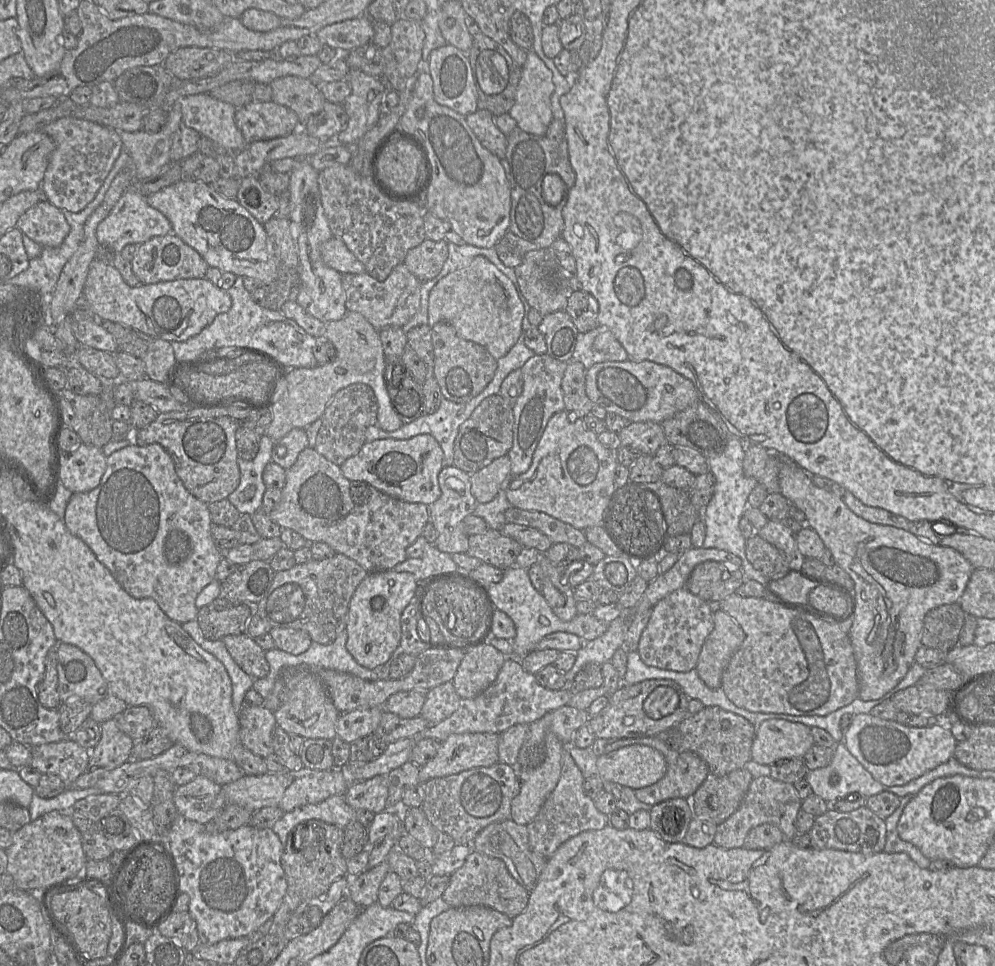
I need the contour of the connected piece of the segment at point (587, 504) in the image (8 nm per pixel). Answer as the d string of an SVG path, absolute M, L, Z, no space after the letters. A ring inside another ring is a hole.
M562 410L549 419L534 451L529 469L519 475L511 475L503 488L510 506L543 512L577 529L584 530L591 526L602 525L604 511L616 490L617 465L615 451L603 445L598 435L586 427L582 418L573 417L566 410Z

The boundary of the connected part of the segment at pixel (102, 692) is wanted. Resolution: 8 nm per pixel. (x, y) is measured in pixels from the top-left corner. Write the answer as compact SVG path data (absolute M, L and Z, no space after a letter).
M59 644L57 673L61 702L83 699L94 705L109 694L107 682L93 659L74 645Z

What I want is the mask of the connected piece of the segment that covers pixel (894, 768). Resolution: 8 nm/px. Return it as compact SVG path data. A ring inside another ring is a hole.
M871 714L852 716L844 745L858 762L884 786L905 785L954 757L956 739L941 726L908 727Z

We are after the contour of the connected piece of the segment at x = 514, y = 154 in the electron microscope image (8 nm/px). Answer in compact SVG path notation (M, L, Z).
M553 118L547 132L541 136L527 133L517 126L507 135L506 159L503 159L503 166L510 188L509 231L540 248L551 247L552 243L561 237L565 199L555 206L548 204L542 195L542 181L546 175L554 173L562 178L567 191L575 183L575 172L569 160L564 120Z

